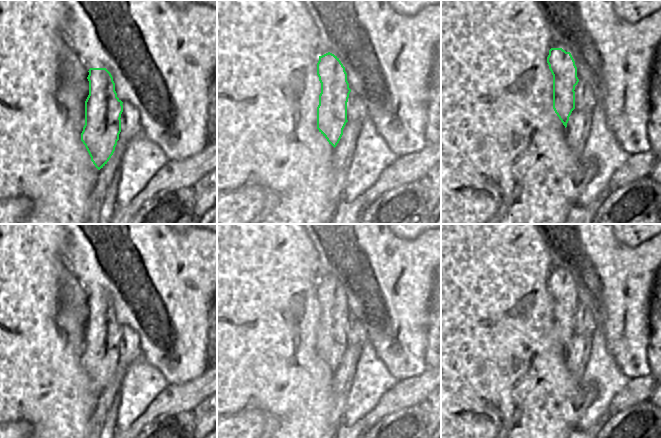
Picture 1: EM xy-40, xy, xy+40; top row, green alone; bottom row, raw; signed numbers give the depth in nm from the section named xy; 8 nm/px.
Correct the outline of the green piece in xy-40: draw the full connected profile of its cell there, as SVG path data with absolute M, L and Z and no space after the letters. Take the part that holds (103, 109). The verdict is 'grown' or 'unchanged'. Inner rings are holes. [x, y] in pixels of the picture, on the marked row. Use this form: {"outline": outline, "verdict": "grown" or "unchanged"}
{"outline": "M90 68L88 72L89 95L81 141L100 170L113 155L119 140L123 102L117 97L113 77L106 68Z", "verdict": "unchanged"}

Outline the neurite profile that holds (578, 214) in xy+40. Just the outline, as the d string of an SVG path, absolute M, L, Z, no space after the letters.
M580 204L573 206L563 224L591 224L587 207Z

